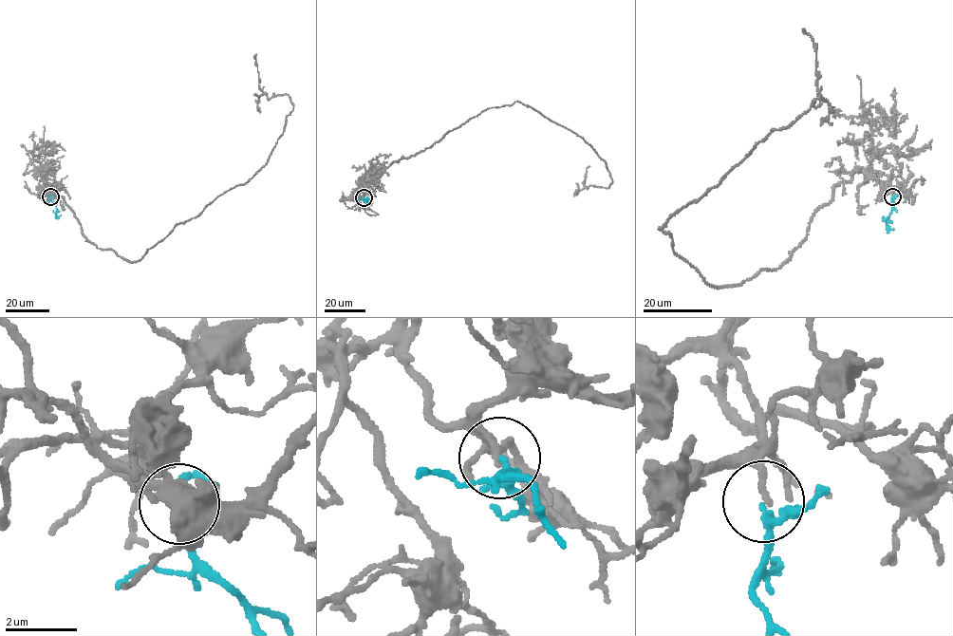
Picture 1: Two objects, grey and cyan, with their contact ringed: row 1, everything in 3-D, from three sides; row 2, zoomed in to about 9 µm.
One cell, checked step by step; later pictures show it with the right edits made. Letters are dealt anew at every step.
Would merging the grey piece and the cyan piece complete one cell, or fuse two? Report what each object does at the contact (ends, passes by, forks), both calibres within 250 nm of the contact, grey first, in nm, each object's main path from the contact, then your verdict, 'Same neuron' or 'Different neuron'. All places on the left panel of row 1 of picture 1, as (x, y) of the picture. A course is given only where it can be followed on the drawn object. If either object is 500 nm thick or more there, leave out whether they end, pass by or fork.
At the ring grey ends. At the ring cyan forks. Thickness 200 nm (grey) against 120 nm. Course of grey: (50, 196), (46, 184), (87, 240), (139, 261), (267, 162), (293, 105), (259, 89), (256, 54). Course of cyan: (50, 196), (57, 211), (55, 215), (61, 215). Same neuron

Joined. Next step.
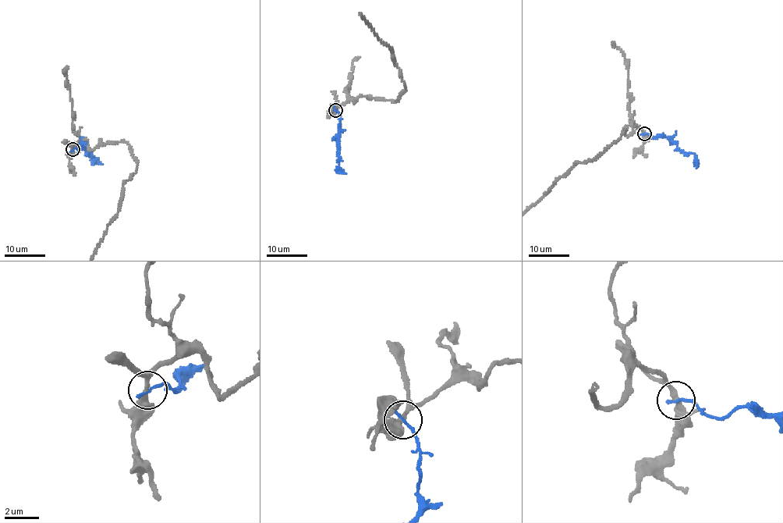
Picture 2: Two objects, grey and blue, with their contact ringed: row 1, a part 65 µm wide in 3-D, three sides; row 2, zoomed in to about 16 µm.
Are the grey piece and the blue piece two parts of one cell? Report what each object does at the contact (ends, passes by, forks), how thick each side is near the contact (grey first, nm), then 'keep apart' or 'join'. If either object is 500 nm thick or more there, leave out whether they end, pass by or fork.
grey passes by; blue ends; calibres 280 and 190 nm; keep apart

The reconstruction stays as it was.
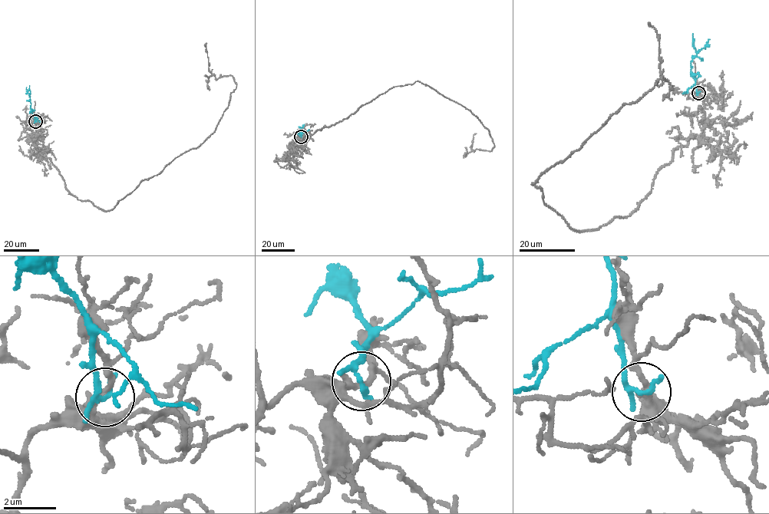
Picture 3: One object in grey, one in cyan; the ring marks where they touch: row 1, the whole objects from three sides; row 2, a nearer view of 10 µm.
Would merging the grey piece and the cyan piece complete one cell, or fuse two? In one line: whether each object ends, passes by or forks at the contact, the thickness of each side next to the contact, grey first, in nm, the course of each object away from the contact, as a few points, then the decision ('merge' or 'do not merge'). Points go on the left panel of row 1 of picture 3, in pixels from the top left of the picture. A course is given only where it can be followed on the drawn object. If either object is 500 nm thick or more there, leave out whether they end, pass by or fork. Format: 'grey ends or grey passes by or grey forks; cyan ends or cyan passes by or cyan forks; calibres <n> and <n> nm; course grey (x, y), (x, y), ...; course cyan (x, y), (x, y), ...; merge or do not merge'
grey passes by; cyan passes by; calibres 280 and 180 nm; course grey (35, 121), (34, 144), (70, 193), (111, 210), (215, 130), (236, 84), (209, 71), (206, 43); course cyan (35, 121), (31, 109), (29, 86); do not merge

